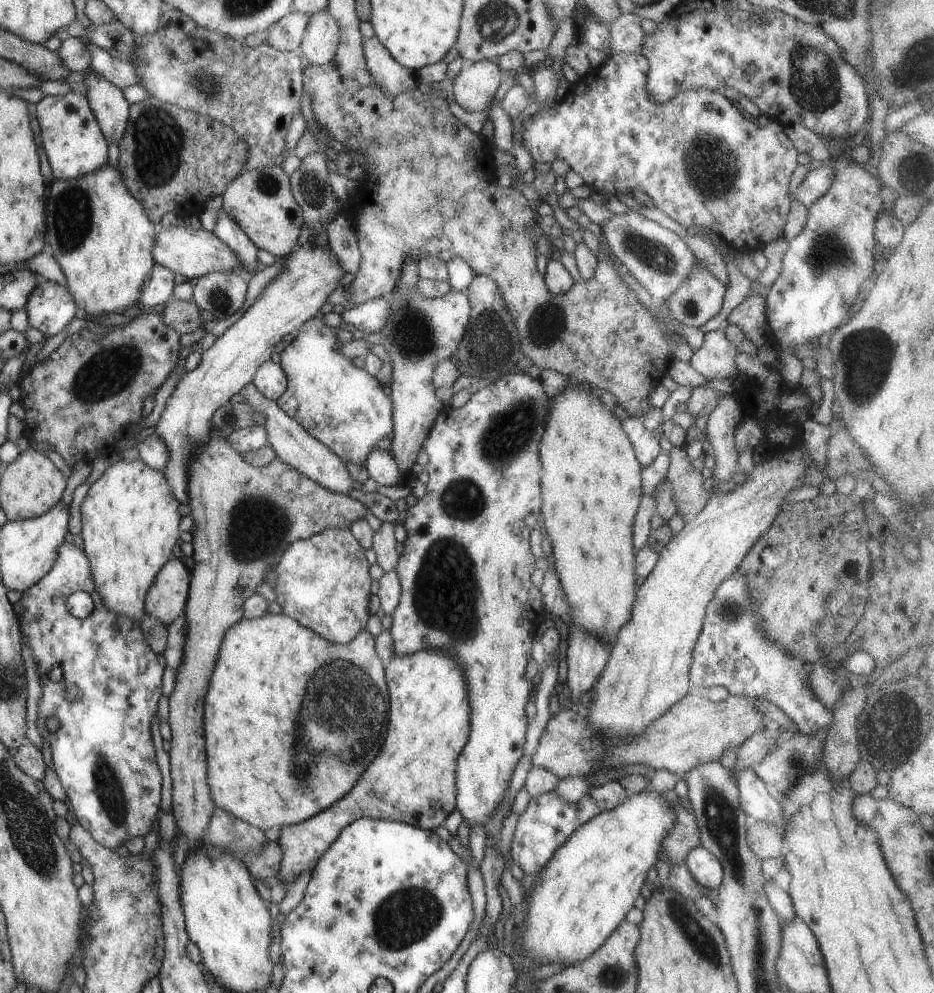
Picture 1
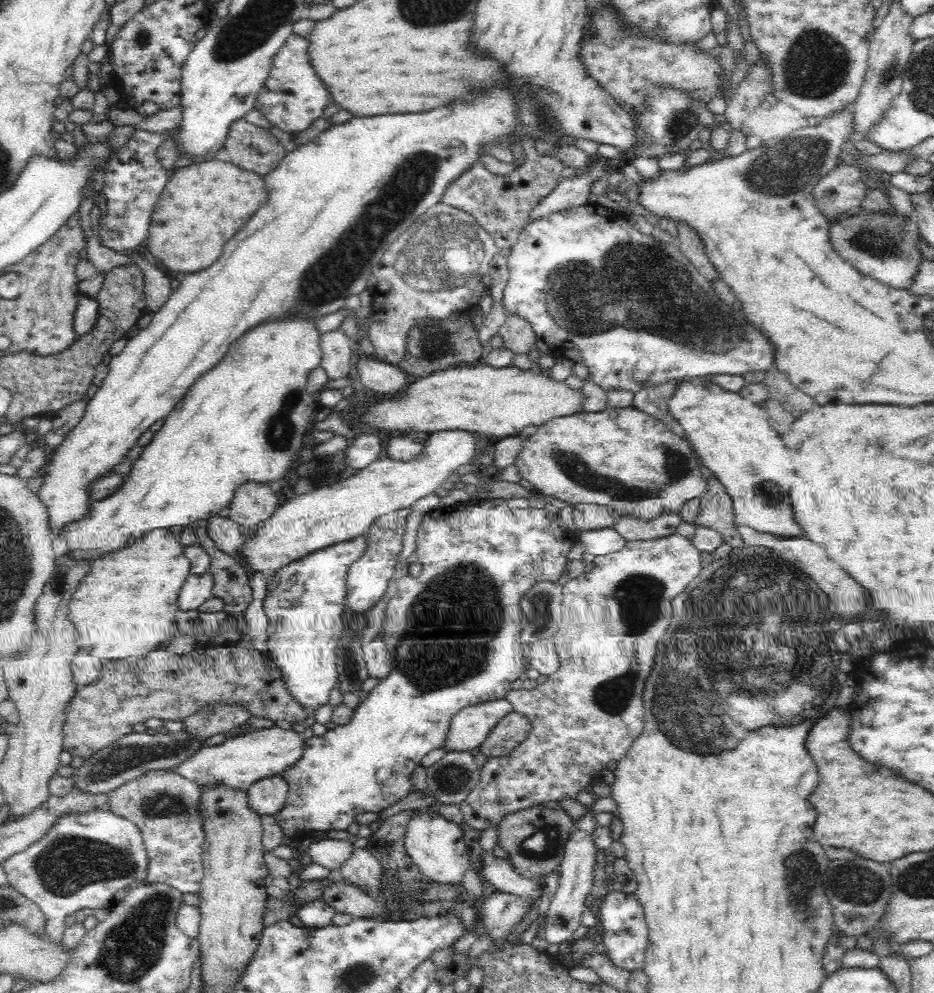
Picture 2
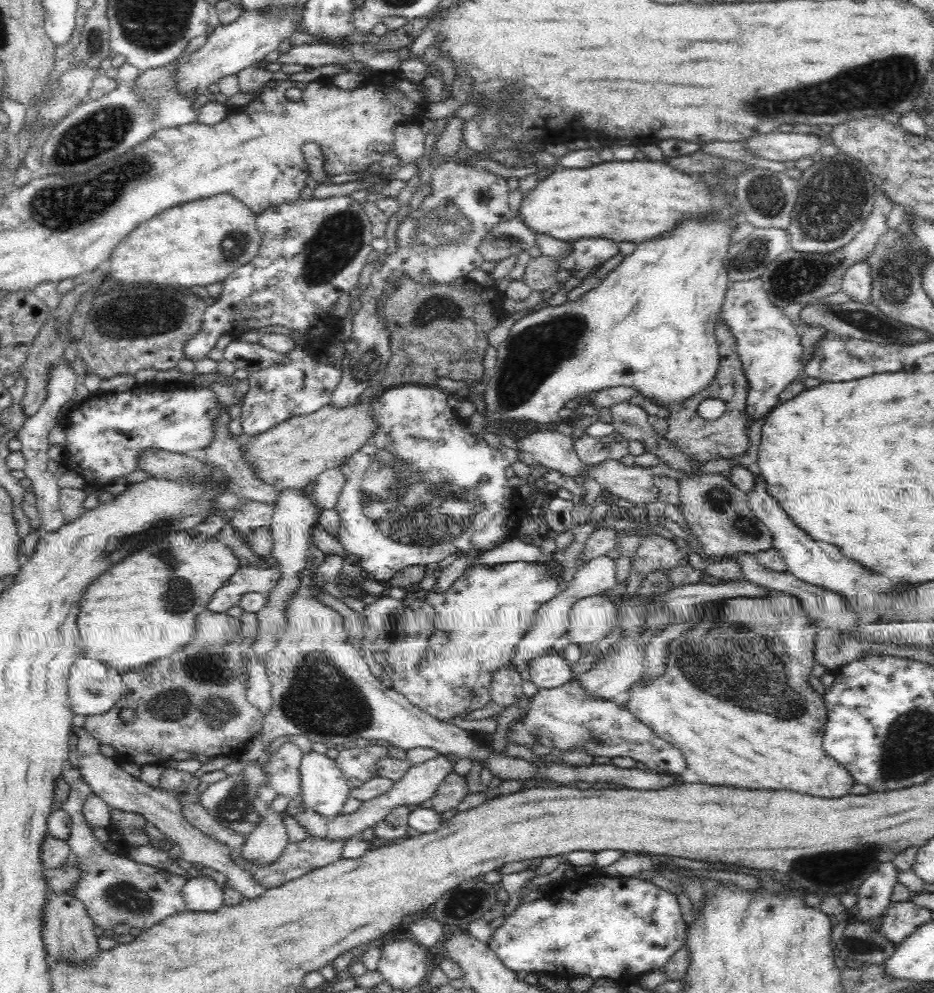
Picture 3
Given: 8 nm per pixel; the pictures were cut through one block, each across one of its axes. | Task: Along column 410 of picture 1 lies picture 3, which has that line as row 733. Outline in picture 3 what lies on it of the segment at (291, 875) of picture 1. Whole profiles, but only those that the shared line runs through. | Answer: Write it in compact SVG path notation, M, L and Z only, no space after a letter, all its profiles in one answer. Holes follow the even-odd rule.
M774 593L765 599L724 599L702 604L697 613L698 622L693 628L686 630L676 639L670 640L667 645L667 668L664 674L656 679L640 678L627 692L624 699L626 708L652 729L658 738L678 748L686 758L690 770L696 772L698 780L712 786L736 786L736 788L748 788L748 790L792 790L818 798L840 798L848 794L854 780L852 775L846 772L834 758L831 758L823 750L823 738L826 730L827 708L823 698L819 696L810 681L810 672L815 664L814 640L818 632L818 626L804 611L801 602L795 596L786 593Z

